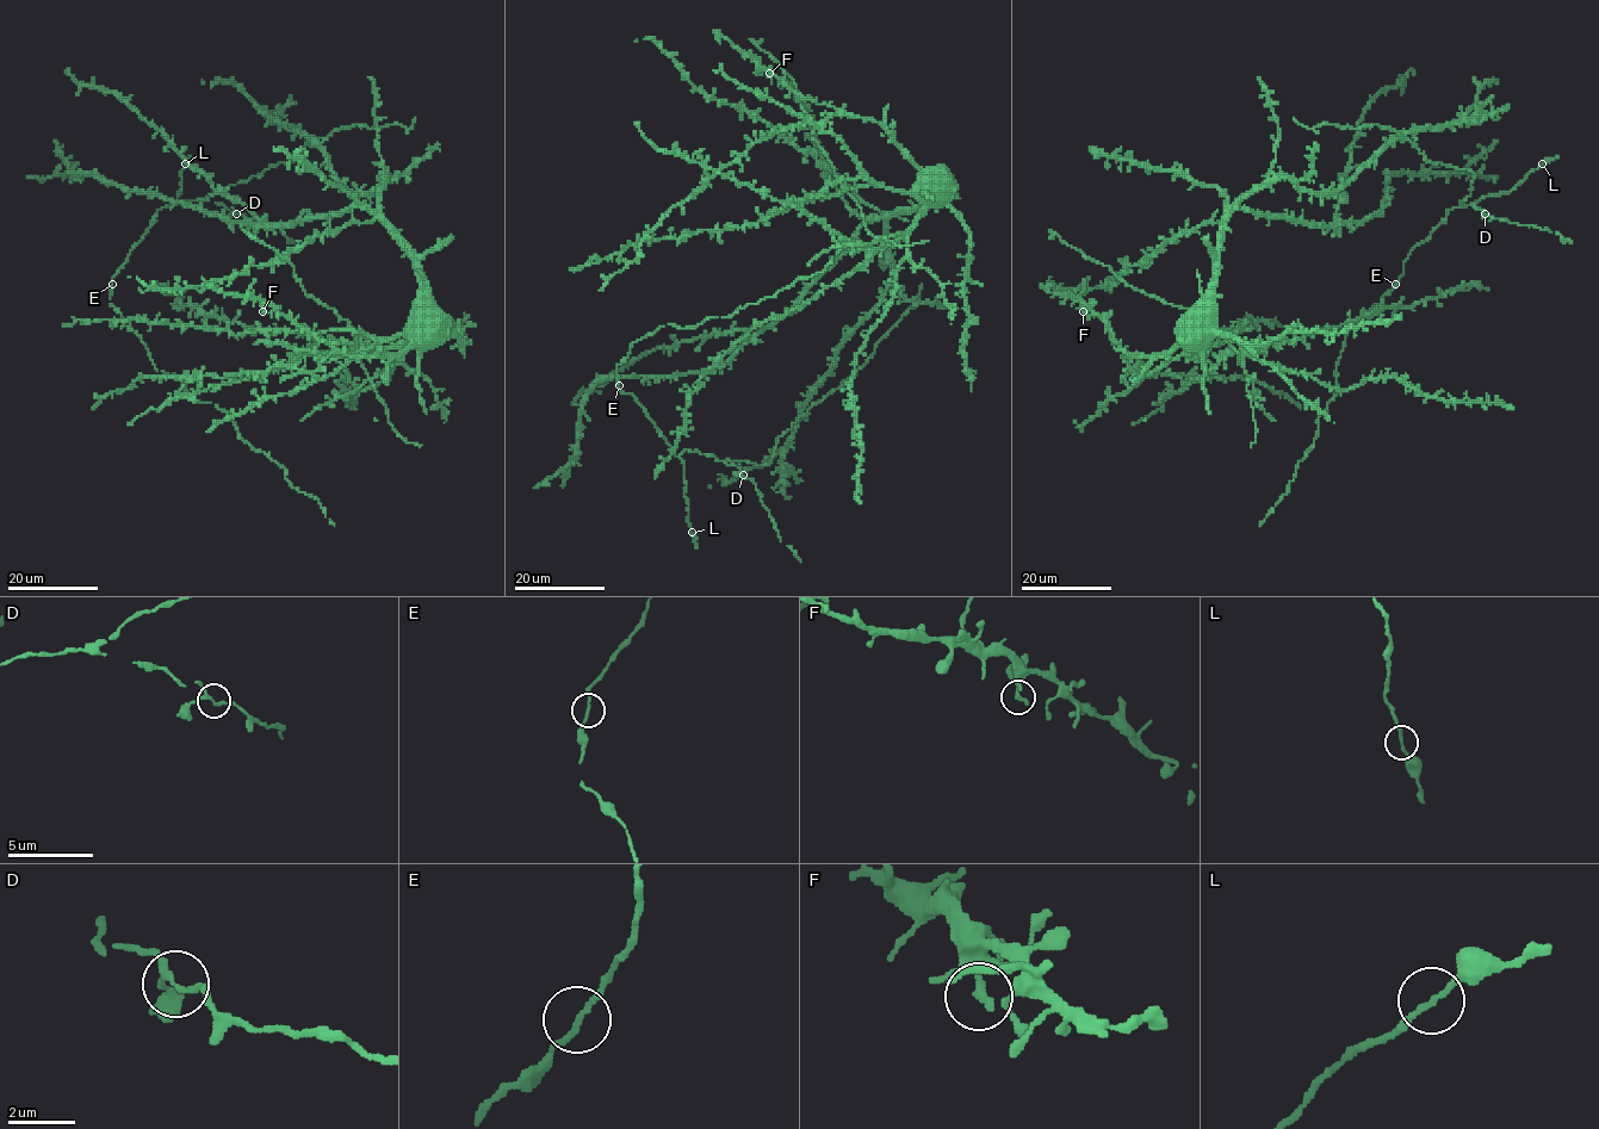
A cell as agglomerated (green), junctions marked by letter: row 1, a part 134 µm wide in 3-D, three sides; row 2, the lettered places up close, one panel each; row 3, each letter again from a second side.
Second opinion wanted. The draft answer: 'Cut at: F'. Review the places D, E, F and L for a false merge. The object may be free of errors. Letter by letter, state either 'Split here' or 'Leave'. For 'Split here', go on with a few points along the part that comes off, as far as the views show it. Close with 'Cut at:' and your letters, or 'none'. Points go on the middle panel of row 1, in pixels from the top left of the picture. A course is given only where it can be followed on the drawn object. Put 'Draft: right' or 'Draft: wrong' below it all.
D: Leave
E: Leave
F: Leave
L: Leave
Cut at: none
Draft: wrong

